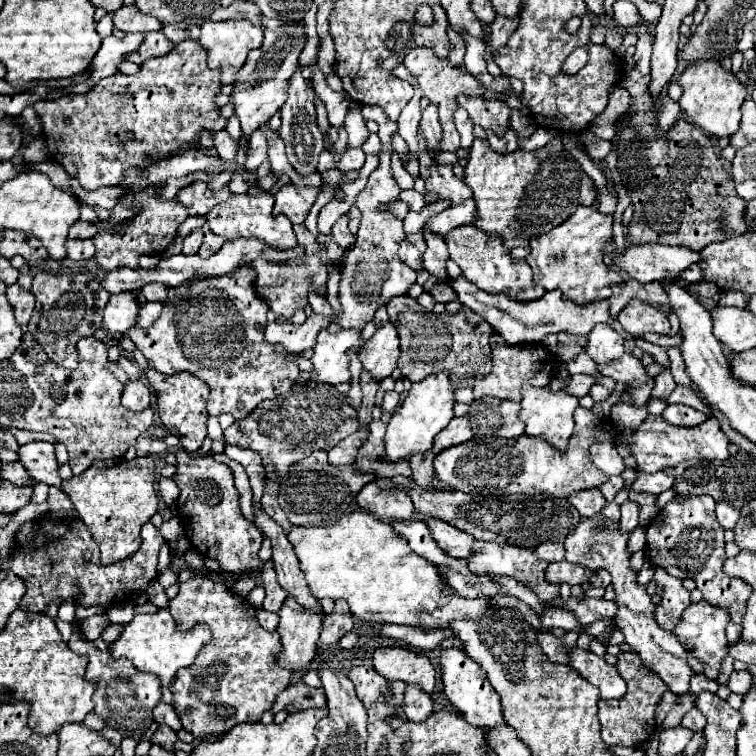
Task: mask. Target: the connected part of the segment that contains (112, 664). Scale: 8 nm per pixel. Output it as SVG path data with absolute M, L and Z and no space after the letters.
M79 619L73 621L73 635L69 639L69 647L77 655L89 657L89 667L85 677L97 679L97 691L93 695L95 701L95 713L107 719L107 725L115 727L123 737L133 737L135 741L141 741L147 727L153 723L151 713L155 705L161 701L161 681L157 675L141 673L131 665L127 659L113 659L109 651L99 651L95 643L83 641L79 631Z

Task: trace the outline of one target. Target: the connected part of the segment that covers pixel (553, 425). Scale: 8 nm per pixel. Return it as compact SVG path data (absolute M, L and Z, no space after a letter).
M523 385L523 401L519 419L525 421L527 435L541 435L545 437L555 449L565 449L567 441L573 433L573 411L579 407L579 399L567 391L551 391L549 387L531 387Z

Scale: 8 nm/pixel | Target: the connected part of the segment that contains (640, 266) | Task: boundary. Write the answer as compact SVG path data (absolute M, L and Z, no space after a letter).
M633 245L617 257L615 265L637 279L639 283L663 281L667 277L681 277L691 265L701 263L701 255L689 247L669 245Z

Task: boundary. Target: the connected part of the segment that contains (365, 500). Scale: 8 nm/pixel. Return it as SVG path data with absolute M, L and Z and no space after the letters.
M409 477L371 481L359 491L357 503L361 509L379 517L385 523L395 519L413 519L415 507L407 493L403 493L403 489L411 483L413 481Z

